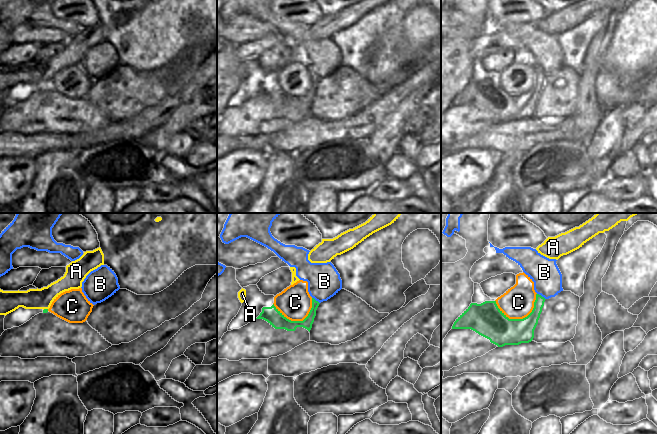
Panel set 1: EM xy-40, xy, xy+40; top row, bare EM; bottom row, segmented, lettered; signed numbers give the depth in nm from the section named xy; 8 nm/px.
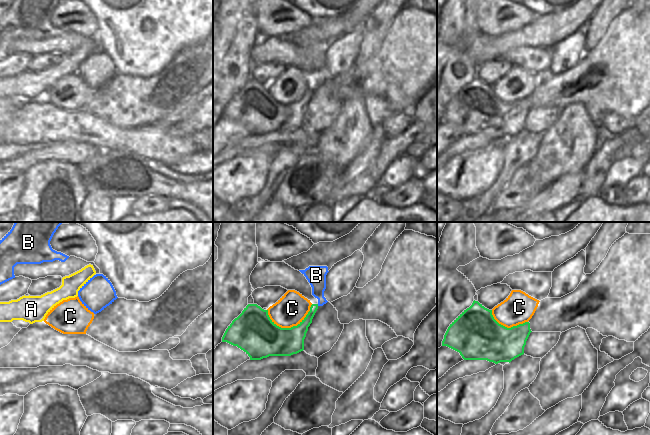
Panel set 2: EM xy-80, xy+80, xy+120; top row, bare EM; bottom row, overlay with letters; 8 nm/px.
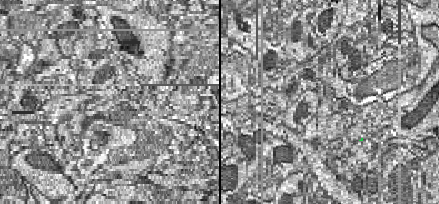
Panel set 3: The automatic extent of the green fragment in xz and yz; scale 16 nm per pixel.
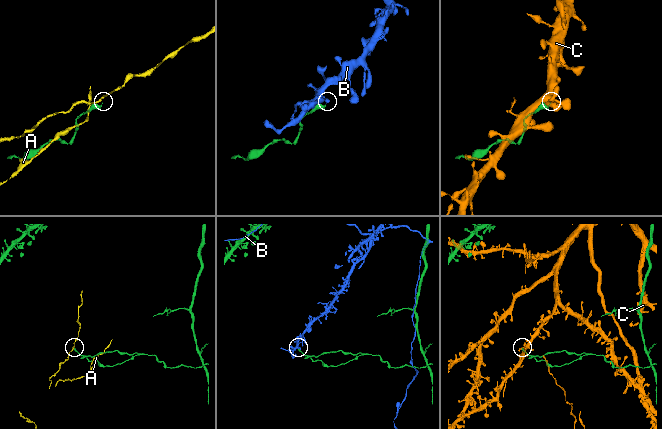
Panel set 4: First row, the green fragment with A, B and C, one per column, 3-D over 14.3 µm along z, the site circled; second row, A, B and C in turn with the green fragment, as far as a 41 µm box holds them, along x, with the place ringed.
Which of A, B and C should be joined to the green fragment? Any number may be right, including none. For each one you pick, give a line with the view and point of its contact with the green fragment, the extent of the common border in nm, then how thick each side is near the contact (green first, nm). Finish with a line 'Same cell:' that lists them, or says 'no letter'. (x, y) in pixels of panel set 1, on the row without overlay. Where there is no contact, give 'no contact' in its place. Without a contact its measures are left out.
Same cell: no letter

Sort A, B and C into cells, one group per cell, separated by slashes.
A / B / C

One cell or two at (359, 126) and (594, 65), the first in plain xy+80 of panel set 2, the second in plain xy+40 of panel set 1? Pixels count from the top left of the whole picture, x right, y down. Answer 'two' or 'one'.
one

